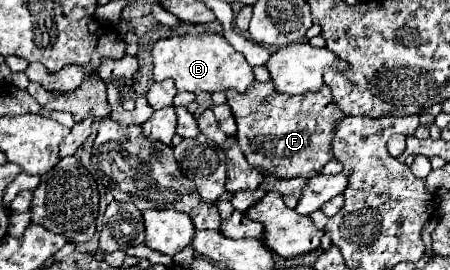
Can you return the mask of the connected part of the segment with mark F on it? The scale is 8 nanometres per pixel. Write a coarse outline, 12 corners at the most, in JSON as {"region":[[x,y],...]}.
{"region":[[229,90],[251,168],[311,178],[333,158],[331,90]]}

